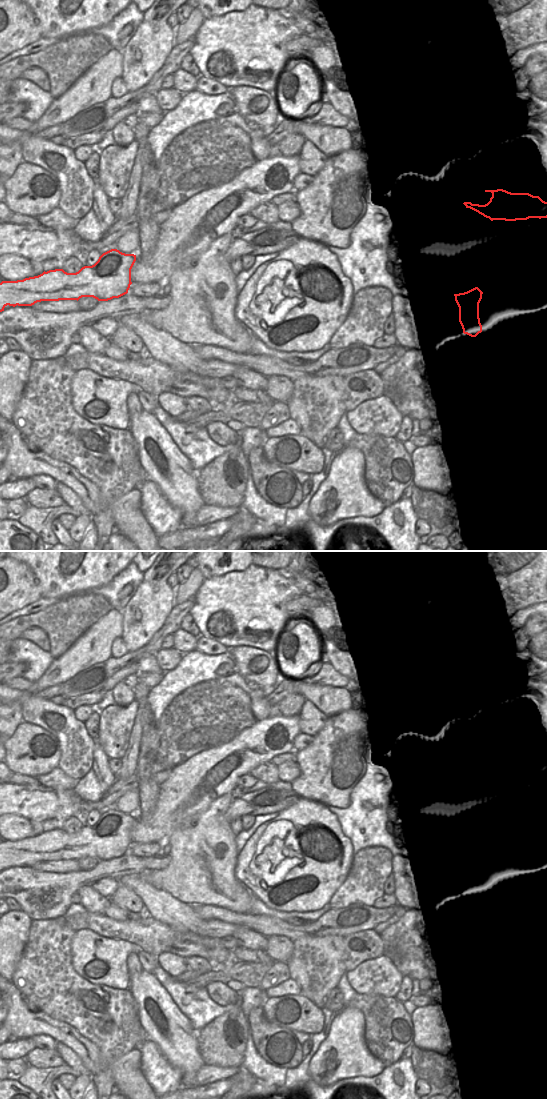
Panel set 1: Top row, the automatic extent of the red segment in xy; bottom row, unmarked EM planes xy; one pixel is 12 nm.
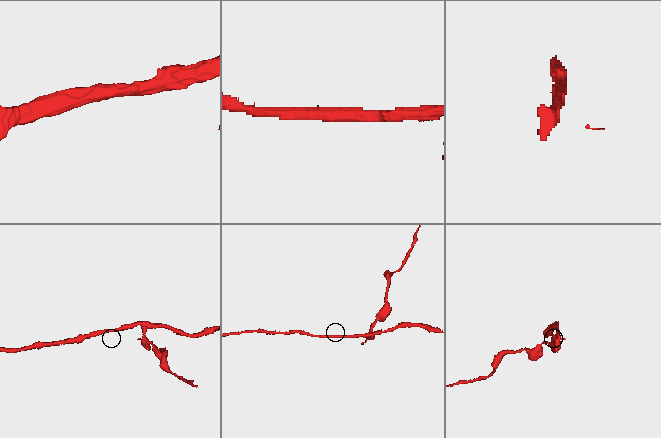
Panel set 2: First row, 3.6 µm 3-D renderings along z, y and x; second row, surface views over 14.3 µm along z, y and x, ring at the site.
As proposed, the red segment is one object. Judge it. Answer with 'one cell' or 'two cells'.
two cells

